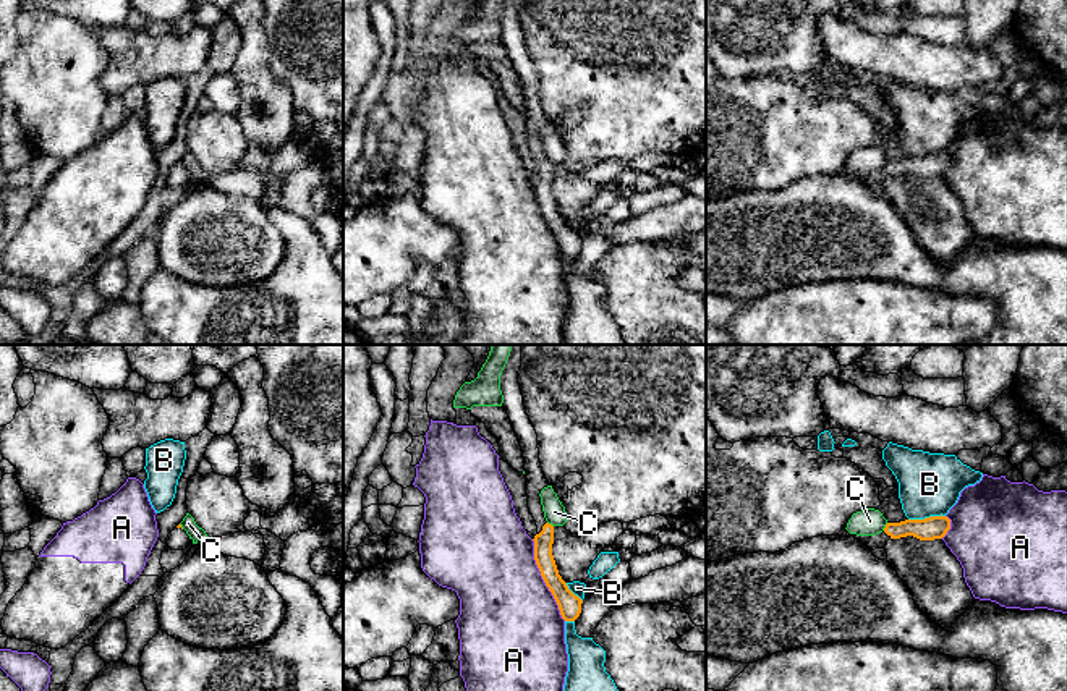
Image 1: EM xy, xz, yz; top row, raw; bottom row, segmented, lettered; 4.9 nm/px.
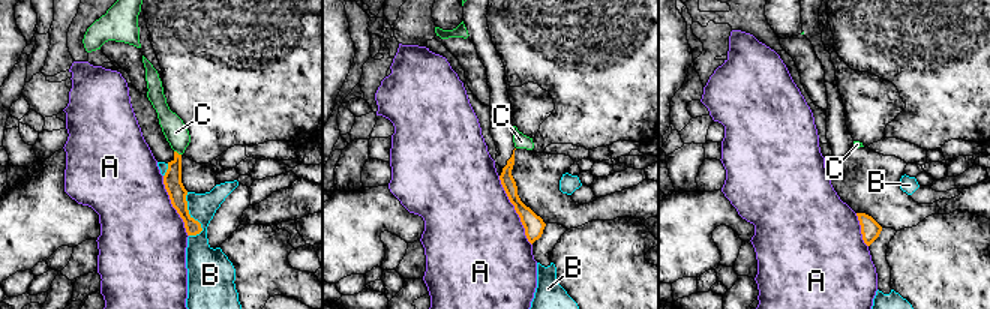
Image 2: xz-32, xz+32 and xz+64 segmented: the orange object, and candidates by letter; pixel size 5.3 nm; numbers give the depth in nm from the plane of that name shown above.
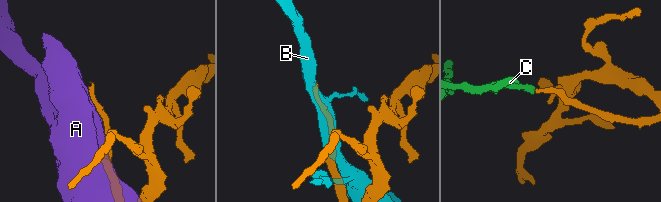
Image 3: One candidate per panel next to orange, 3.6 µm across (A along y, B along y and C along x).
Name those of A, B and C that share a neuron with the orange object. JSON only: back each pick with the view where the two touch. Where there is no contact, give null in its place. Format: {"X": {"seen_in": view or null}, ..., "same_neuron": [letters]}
{"same_neuron": []}

